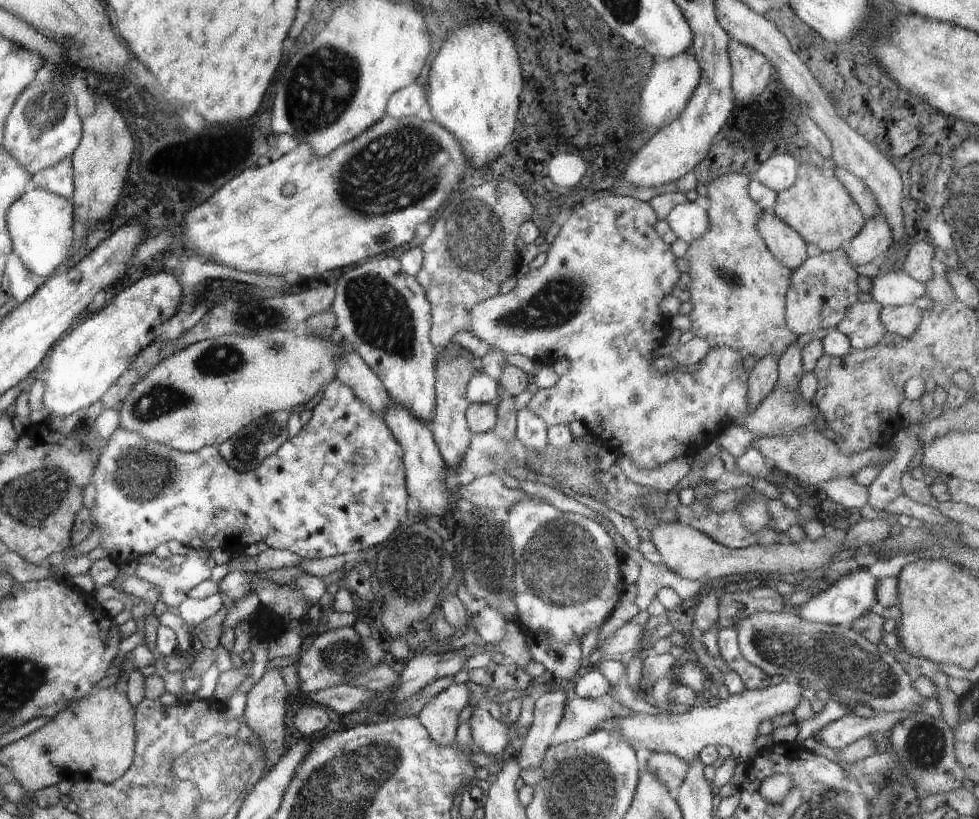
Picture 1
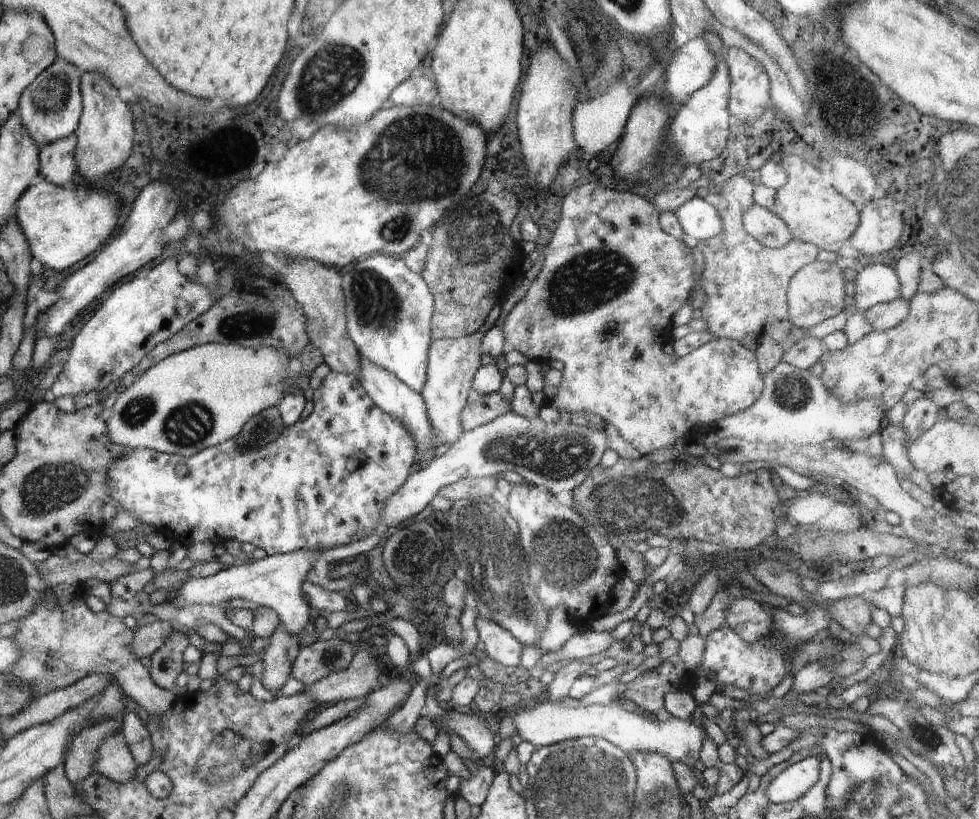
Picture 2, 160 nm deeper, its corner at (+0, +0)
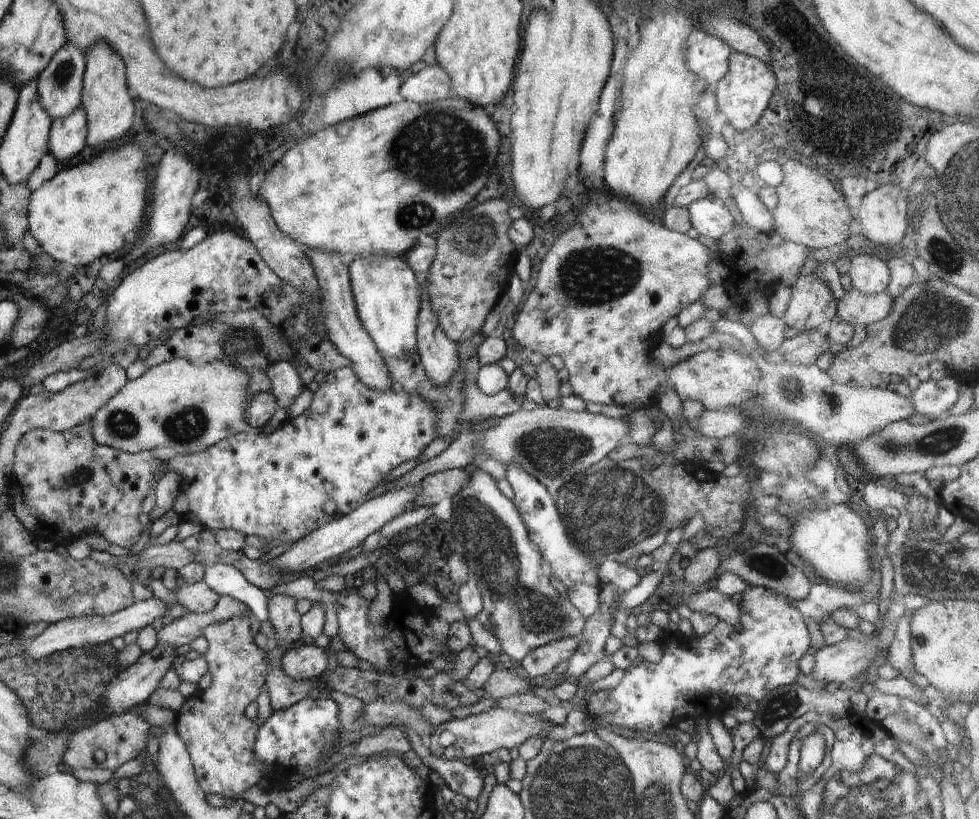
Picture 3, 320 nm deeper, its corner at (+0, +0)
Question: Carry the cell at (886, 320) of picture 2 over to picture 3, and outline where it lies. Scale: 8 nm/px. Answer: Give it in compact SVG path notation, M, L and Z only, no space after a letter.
M853 289L850 292L846 291L846 296L842 296L842 300L837 302L837 320L853 327L868 328L886 318L886 315L892 310L894 298L885 291L874 294L874 296L866 296Z

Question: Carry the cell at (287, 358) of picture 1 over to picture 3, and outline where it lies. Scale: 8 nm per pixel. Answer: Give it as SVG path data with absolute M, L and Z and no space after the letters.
M175 358L149 368L142 376L131 380L107 400L91 418L96 442L127 453L139 453L170 448L177 455L193 455L211 447L233 434L244 433L248 423L244 420L247 407L247 384L244 370L234 365L213 360L207 365L196 365L183 358Z

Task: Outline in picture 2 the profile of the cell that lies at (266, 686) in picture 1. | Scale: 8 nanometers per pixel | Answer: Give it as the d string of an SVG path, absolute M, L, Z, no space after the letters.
M280 623L272 634L264 652L262 685L274 697L291 676L294 660L297 658L302 634L290 634Z

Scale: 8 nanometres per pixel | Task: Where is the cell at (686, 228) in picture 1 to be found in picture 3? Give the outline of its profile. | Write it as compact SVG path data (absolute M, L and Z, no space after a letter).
M708 199L694 200L687 207L690 226L699 235L719 240L722 236L730 233L733 228L733 217L722 203Z

